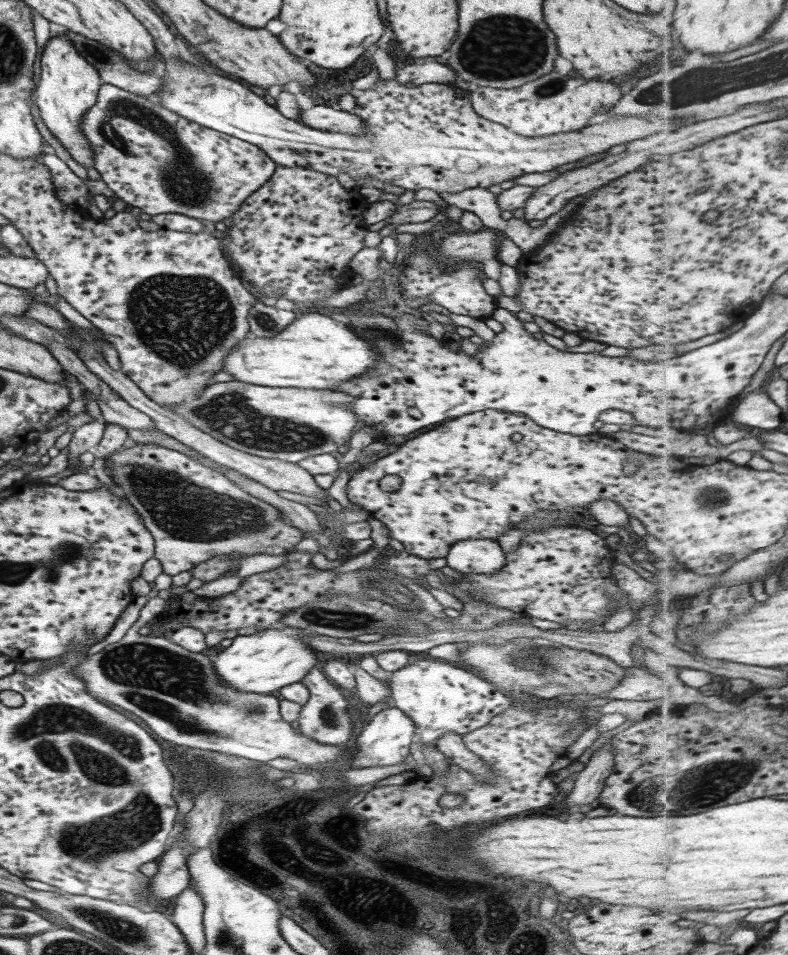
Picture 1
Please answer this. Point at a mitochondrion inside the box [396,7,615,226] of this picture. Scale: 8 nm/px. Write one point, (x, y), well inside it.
(498, 47)

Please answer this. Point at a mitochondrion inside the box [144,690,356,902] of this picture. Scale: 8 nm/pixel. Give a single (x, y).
(329, 717)

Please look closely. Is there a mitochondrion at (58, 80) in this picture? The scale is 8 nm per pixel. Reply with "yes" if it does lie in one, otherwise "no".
no

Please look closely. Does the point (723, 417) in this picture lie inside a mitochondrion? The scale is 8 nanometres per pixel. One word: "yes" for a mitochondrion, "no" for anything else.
no

